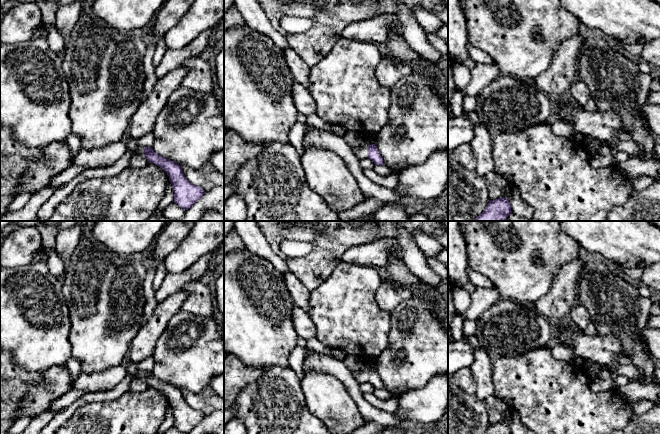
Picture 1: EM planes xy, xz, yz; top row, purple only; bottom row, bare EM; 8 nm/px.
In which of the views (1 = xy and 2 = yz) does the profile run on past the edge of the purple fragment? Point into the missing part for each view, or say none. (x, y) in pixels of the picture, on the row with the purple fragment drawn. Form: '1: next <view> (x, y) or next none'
1: next xy (46, 210)
2: next none

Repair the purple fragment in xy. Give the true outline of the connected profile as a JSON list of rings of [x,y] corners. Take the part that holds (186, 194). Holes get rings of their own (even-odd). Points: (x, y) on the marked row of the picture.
[[[138,146],[133,151],[127,151],[120,159],[108,167],[87,168],[70,182],[59,186],[53,195],[40,207],[37,218],[49,218],[57,206],[74,190],[74,188],[93,178],[110,178],[129,167],[130,158],[135,154],[144,155],[149,163],[161,167],[169,176],[174,192],[174,202],[184,210],[192,207],[205,193],[203,188],[190,183],[183,174],[181,166],[155,153],[152,147]]]

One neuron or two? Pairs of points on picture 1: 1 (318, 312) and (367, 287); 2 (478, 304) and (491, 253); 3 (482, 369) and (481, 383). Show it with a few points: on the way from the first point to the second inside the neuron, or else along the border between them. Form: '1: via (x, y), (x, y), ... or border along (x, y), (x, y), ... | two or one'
1: via (330, 311), (336, 309), (355, 290) | one
2: border along (493, 284), (501, 297) | two
3: via (482, 372), (482, 380) | one

